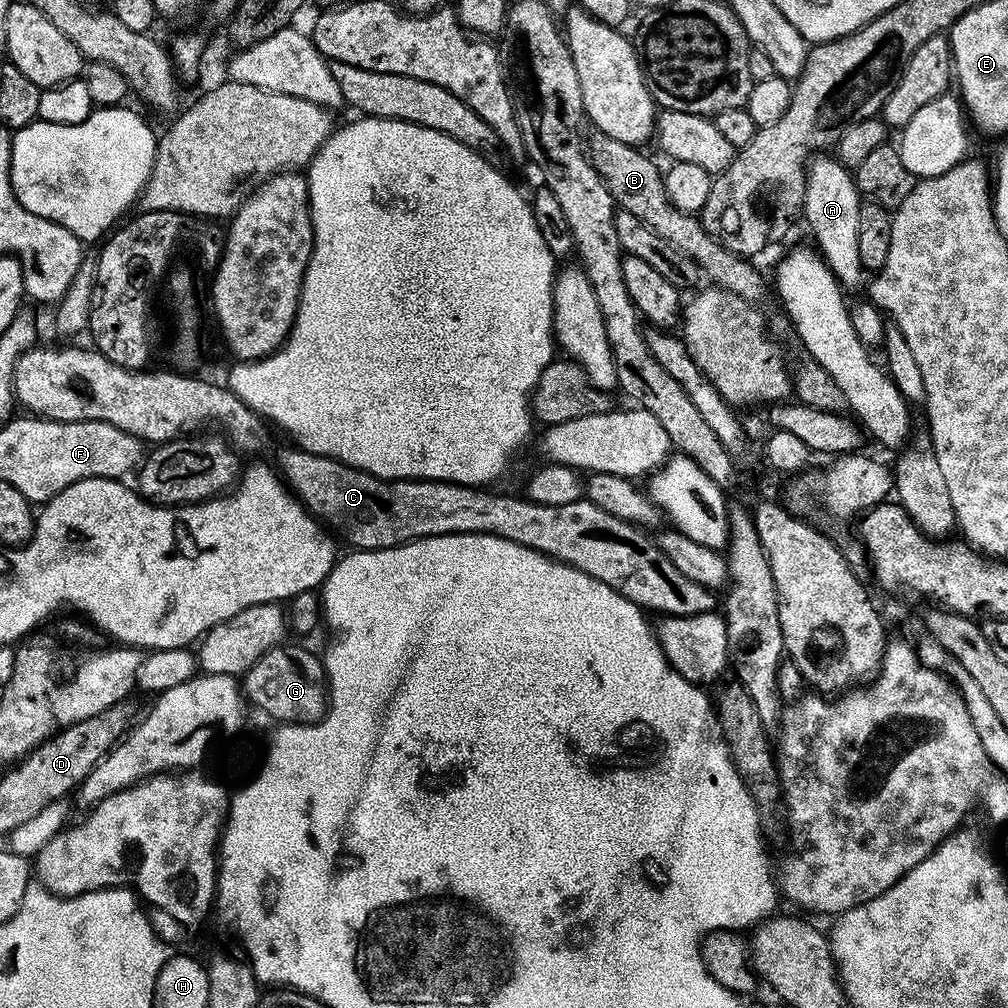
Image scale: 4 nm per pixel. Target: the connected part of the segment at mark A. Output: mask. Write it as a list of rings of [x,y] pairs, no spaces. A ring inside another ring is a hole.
[[[816,154],[809,159],[804,173],[802,220],[808,223],[808,228],[816,239],[815,247],[819,255],[844,290],[856,288],[860,283],[863,285],[866,280],[866,270],[862,266],[862,260],[858,258],[858,218],[861,203],[862,197],[856,188],[853,173],[839,160],[828,154]]]

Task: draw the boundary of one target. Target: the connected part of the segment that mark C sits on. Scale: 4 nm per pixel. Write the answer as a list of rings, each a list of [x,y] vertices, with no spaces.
[[[291,446],[280,456],[278,472],[293,496],[304,506],[305,512],[316,517],[341,541],[352,544],[353,549],[374,552],[377,548],[396,548],[399,544],[409,544],[411,540],[424,540],[428,536],[453,536],[470,532],[488,532],[498,538],[506,538],[550,556],[570,568],[585,572],[590,578],[613,588],[622,598],[634,602],[642,610],[665,616],[693,616],[713,611],[717,607],[709,589],[690,582],[670,563],[670,558],[662,554],[655,539],[645,534],[637,525],[622,522],[614,514],[594,506],[587,498],[566,502],[566,506],[542,506],[532,500],[516,496],[495,496],[492,490],[481,490],[467,484],[447,484],[441,480],[383,480],[369,472],[351,468],[349,464],[334,458],[306,452],[299,446]]]

